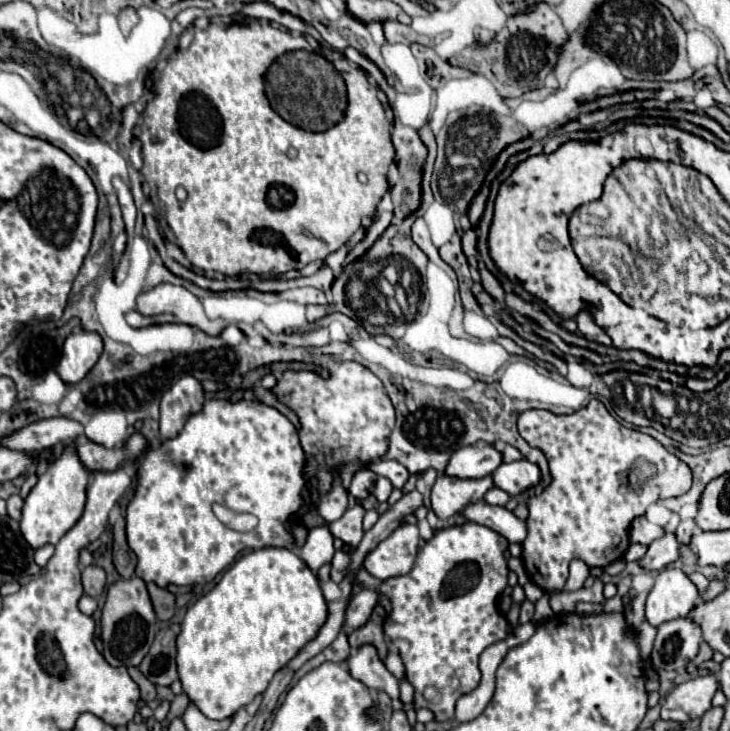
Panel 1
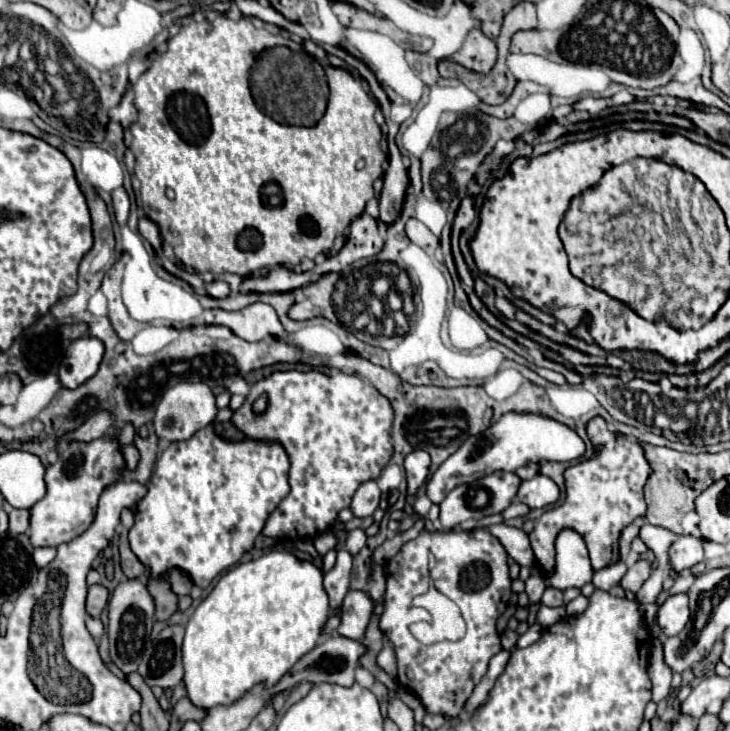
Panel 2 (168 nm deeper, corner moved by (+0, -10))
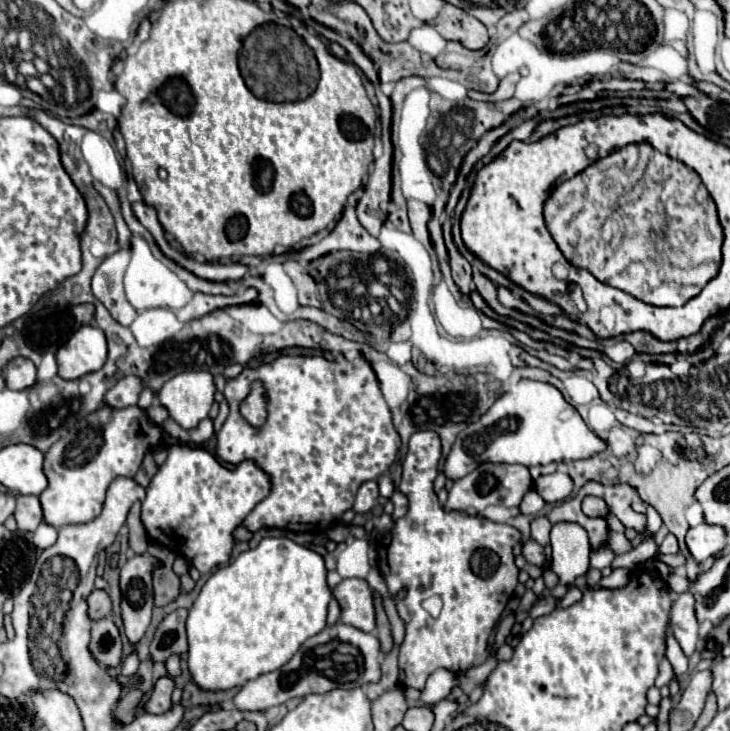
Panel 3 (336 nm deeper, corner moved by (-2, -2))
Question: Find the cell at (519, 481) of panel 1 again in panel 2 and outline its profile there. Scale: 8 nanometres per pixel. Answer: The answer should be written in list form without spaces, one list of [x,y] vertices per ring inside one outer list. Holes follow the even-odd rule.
[[[537,475],[535,479],[523,481],[519,487],[517,501],[529,505],[531,509],[541,509],[547,505],[553,505],[559,499],[561,491],[557,483],[545,475]]]

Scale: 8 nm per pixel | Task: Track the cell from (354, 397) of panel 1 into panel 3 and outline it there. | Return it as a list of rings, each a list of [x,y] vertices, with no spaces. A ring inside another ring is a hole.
[[[281,355],[273,363],[257,369],[245,367],[237,379],[229,379],[225,385],[225,397],[229,401],[229,417],[217,433],[217,457],[227,463],[239,463],[253,459],[263,471],[271,475],[271,495],[263,499],[243,521],[249,531],[261,527],[277,527],[293,533],[325,533],[329,523],[341,519],[351,509],[355,491],[363,481],[377,479],[395,461],[401,439],[391,423],[391,411],[385,403],[377,377],[371,365],[359,357],[355,361],[327,361],[325,357],[287,357]],[[261,379],[267,389],[267,423],[261,429],[253,429],[239,413],[241,401],[247,397],[253,381]],[[373,441],[387,441],[387,451],[377,449]]]

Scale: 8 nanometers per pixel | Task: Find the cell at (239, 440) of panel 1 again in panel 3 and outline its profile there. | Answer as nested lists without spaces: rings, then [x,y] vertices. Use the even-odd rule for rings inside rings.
[[[177,443],[169,447],[167,461],[151,479],[141,505],[141,521],[153,541],[177,549],[201,575],[207,575],[231,559],[235,545],[233,531],[243,525],[249,511],[253,511],[269,491],[269,475],[251,459],[245,459],[245,463],[237,467],[227,467],[205,447]]]

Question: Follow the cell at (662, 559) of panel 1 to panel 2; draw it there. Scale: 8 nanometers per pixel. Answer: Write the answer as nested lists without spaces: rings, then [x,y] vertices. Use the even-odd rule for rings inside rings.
[[[681,535],[675,539],[675,543],[669,549],[669,563],[679,573],[683,569],[691,569],[701,561],[703,561],[703,543],[697,537]]]

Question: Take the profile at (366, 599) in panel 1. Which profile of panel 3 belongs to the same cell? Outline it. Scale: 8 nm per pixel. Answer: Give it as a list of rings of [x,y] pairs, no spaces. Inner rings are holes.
[[[343,579],[333,595],[341,605],[341,621],[353,625],[361,631],[375,629],[375,609],[373,609],[373,593],[363,579]]]

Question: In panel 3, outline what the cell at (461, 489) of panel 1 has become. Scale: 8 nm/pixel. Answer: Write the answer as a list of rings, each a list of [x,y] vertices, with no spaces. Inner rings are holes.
[[[481,463],[473,473],[465,475],[463,479],[457,479],[449,491],[445,509],[447,511],[467,511],[469,507],[475,507],[475,511],[483,511],[489,505],[505,505],[505,507],[517,507],[523,499],[523,495],[531,489],[533,479],[529,475],[527,467],[521,465],[495,465],[495,463]]]

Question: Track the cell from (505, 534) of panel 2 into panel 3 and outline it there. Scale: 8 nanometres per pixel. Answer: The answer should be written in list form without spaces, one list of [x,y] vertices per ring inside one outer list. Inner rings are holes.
[[[527,539],[523,541],[523,557],[533,563],[533,565],[543,565],[545,563],[545,555],[543,555],[543,547],[535,541],[535,539]]]

